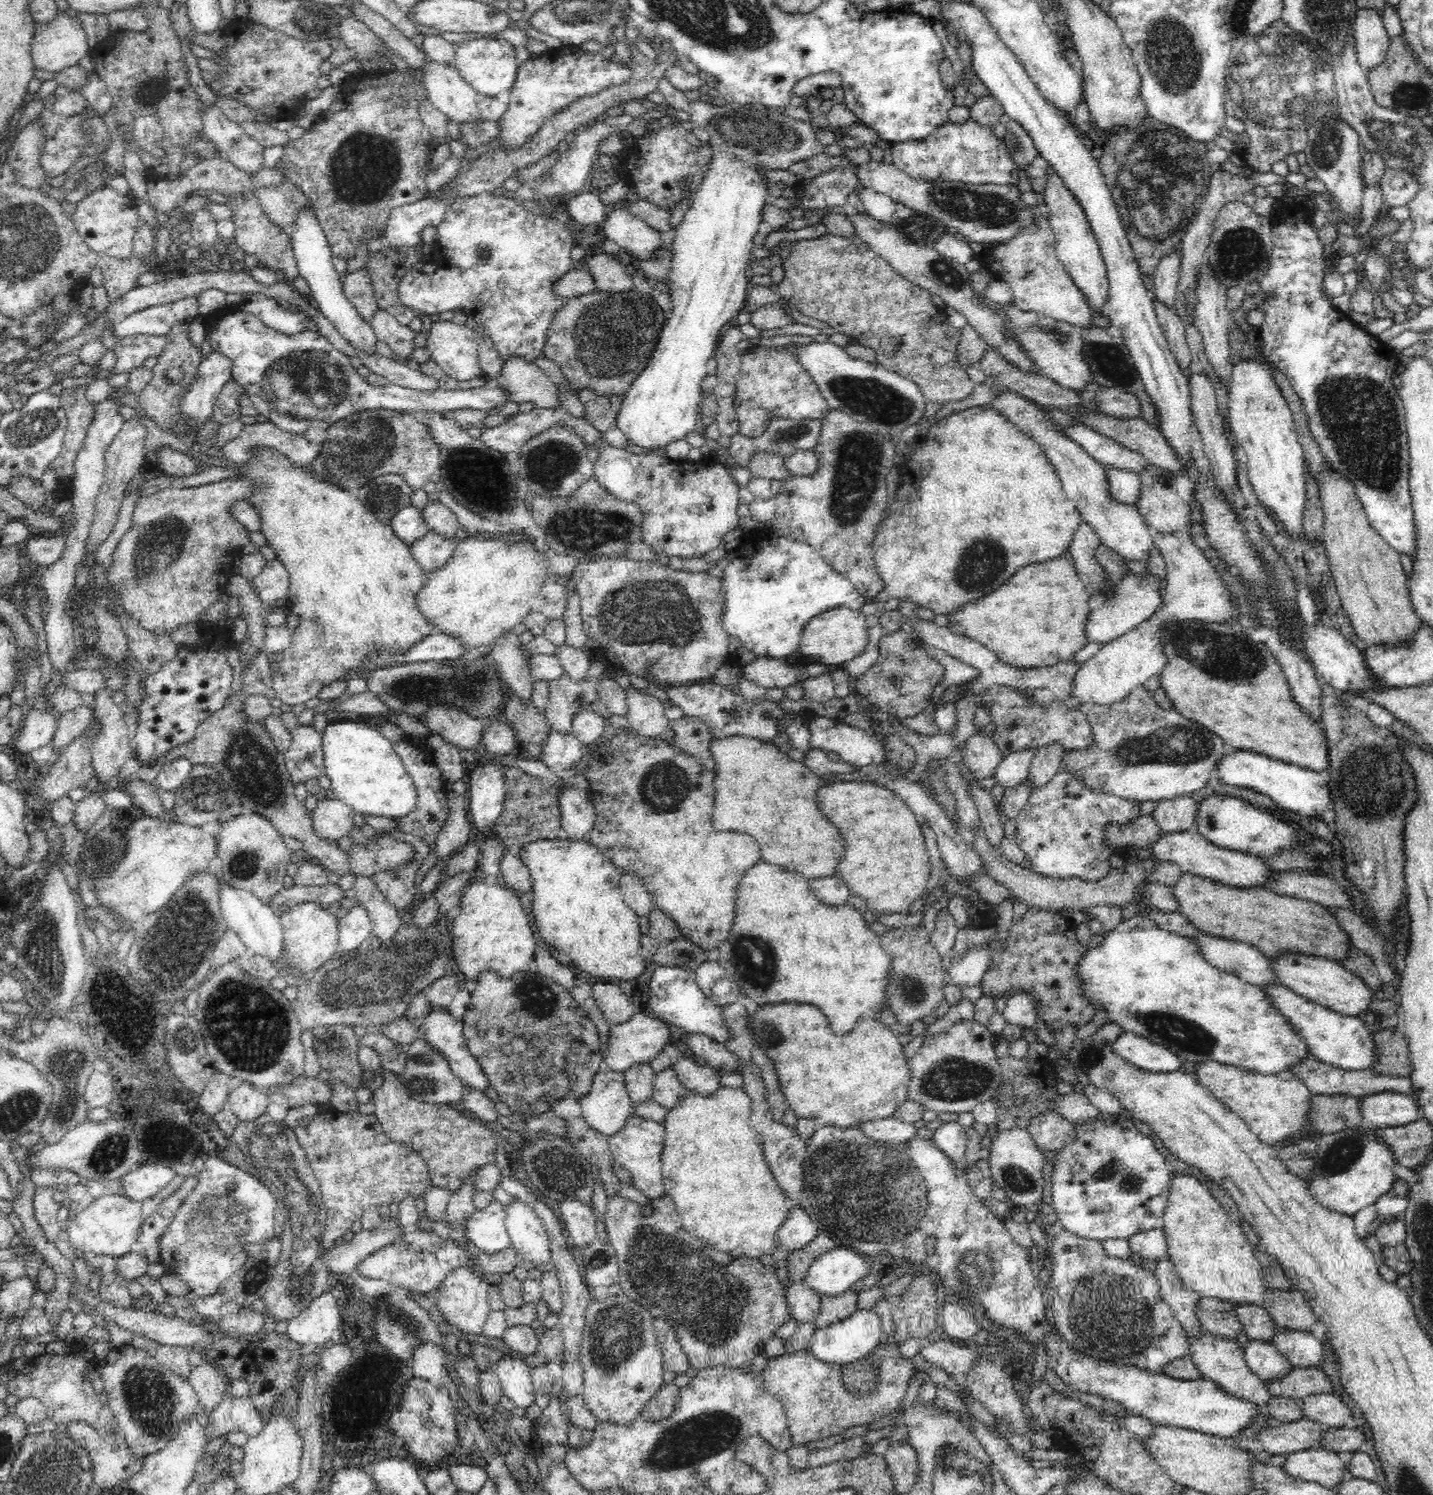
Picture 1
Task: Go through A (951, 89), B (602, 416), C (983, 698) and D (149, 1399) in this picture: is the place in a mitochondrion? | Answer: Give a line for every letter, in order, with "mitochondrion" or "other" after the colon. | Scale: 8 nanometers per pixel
A: other
B: other
C: other
D: mitochondrion

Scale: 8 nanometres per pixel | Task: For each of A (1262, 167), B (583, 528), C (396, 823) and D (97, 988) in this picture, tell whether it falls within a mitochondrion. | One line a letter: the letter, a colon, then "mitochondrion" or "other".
A: other
B: mitochondrion
C: other
D: mitochondrion

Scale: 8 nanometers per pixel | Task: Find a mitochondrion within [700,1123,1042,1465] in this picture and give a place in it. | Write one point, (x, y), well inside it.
(884, 1192)

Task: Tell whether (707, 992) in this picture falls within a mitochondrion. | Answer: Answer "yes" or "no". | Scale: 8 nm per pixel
no

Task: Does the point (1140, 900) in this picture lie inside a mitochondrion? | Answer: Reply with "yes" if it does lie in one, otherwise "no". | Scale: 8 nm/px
no

